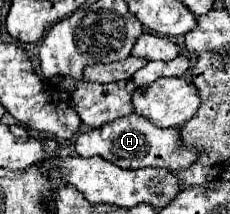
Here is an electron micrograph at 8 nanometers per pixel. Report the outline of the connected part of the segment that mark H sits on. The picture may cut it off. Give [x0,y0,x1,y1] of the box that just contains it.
[76,114,196,170]

